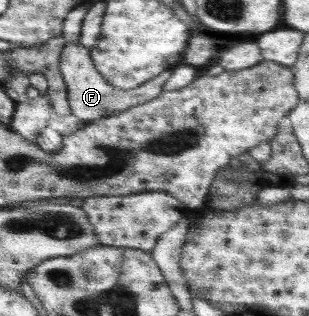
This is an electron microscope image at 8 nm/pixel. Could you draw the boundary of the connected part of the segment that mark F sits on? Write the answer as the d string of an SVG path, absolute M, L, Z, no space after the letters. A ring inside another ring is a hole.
M79 41L65 43L59 59L59 68L67 87L71 112L81 120L82 125L157 98L163 92L163 84L171 76L171 72L165 70L158 77L152 78L133 90L115 89L97 72L89 48L81 45Z

